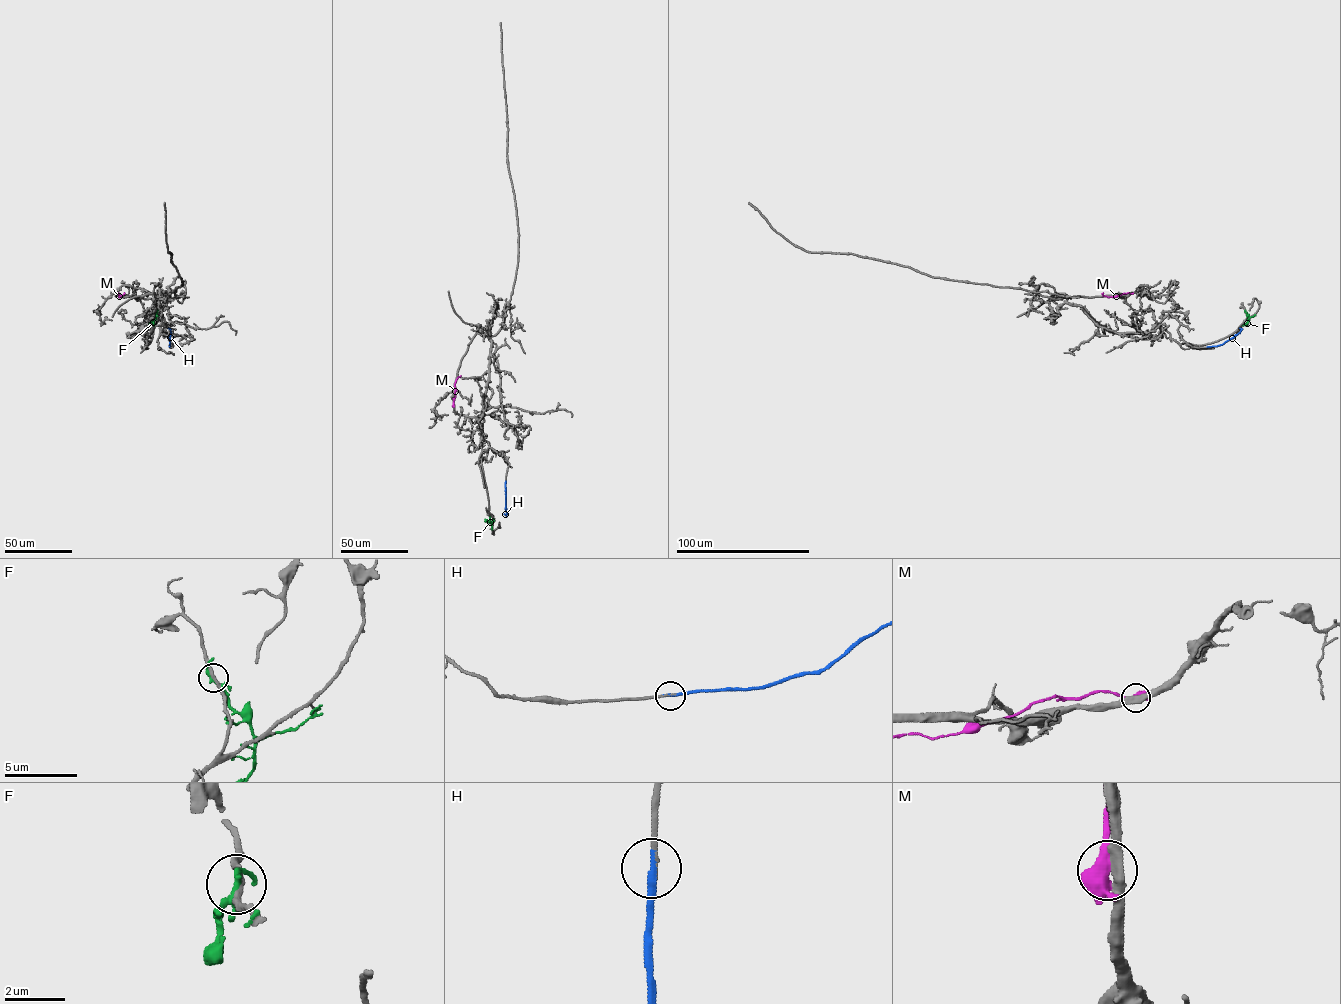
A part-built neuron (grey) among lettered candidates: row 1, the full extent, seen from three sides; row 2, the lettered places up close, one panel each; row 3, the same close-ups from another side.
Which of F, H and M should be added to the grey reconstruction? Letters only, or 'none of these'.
H

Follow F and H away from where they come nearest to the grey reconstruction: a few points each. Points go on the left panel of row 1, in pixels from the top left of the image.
F: (157, 312), (151, 325)
H: (169, 347), (168, 328)

